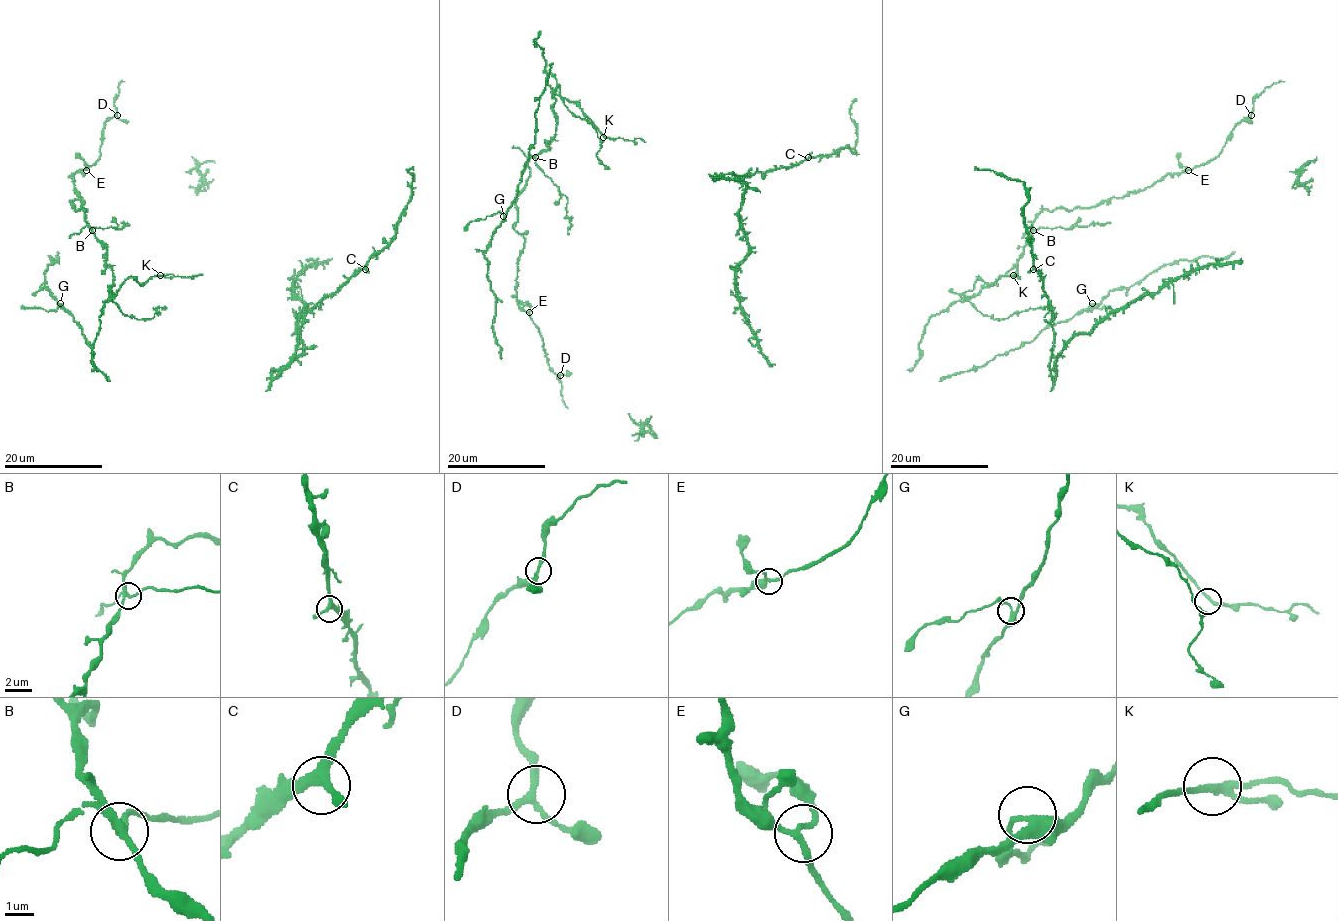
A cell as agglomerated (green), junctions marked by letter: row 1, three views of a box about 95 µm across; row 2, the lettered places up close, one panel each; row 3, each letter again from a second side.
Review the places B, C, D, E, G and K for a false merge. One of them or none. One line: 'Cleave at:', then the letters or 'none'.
Cleave at: B

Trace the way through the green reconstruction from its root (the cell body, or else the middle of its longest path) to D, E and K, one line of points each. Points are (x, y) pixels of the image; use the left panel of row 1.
D: (173, 277), (128, 277), (111, 296), (106, 247), (88, 210), (73, 207), (73, 175), (99, 159), (117, 115)
E: (173, 277), (128, 277), (111, 296), (106, 247), (88, 210), (71, 203), (81, 197), (73, 175), (86, 170)
K: (173, 277), (160, 275)

